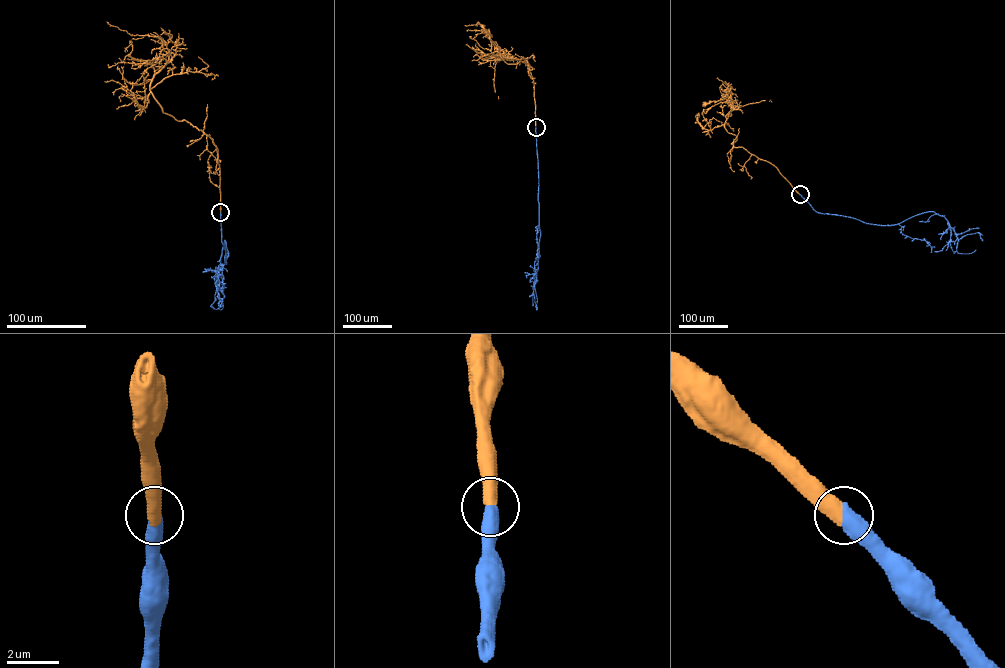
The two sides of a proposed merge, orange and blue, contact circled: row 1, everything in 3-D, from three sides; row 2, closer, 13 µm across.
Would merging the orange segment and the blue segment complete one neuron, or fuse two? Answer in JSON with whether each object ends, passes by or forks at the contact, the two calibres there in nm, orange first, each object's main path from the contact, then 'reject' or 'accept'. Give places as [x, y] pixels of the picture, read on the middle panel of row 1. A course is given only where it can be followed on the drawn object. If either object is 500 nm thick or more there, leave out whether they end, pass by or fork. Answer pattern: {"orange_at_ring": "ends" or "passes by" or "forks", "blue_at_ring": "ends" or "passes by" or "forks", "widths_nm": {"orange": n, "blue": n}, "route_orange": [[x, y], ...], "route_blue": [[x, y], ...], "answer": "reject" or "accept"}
{"widths_nm": {"orange": 550, "blue": 550}, "route_orange": [[535, 127], [527, 61], [508, 64], [497, 51], [495, 58], [503, 59], [466, 44]], "route_blue": [[535, 127], [540, 231], [538, 269], [533, 285], [537, 303]], "answer": "accept"}

